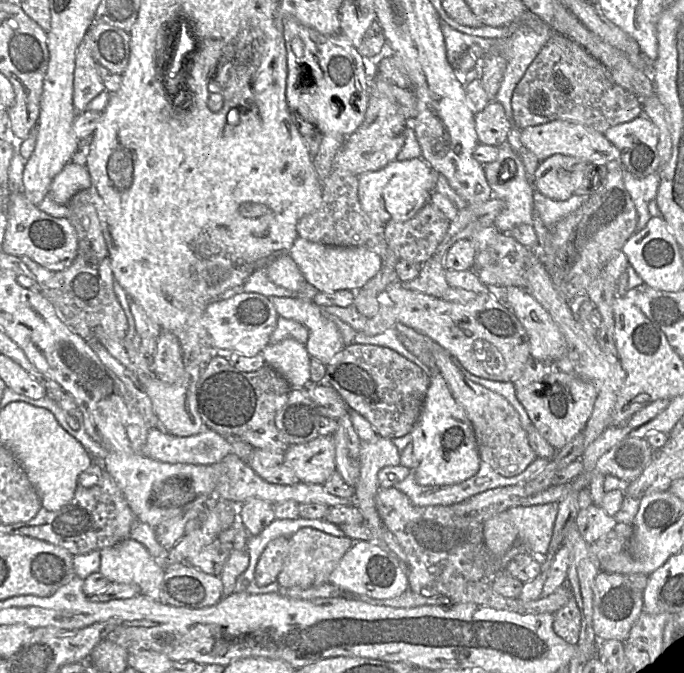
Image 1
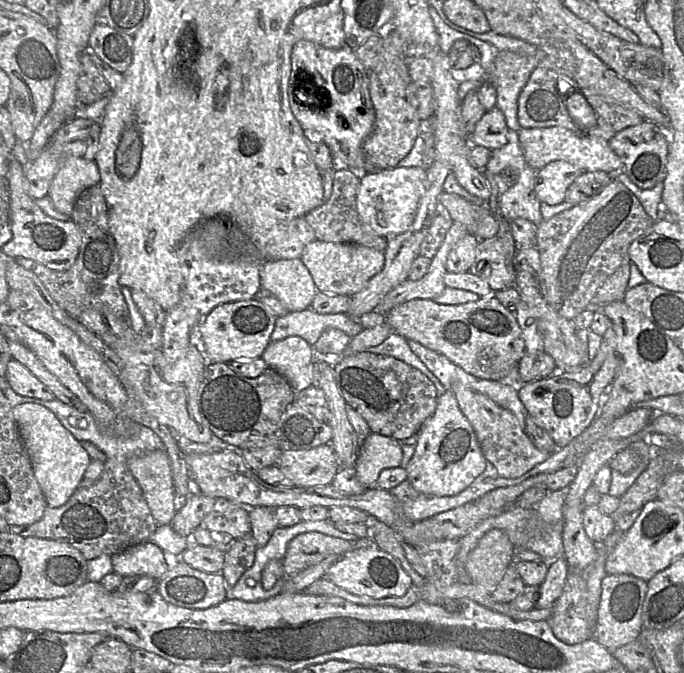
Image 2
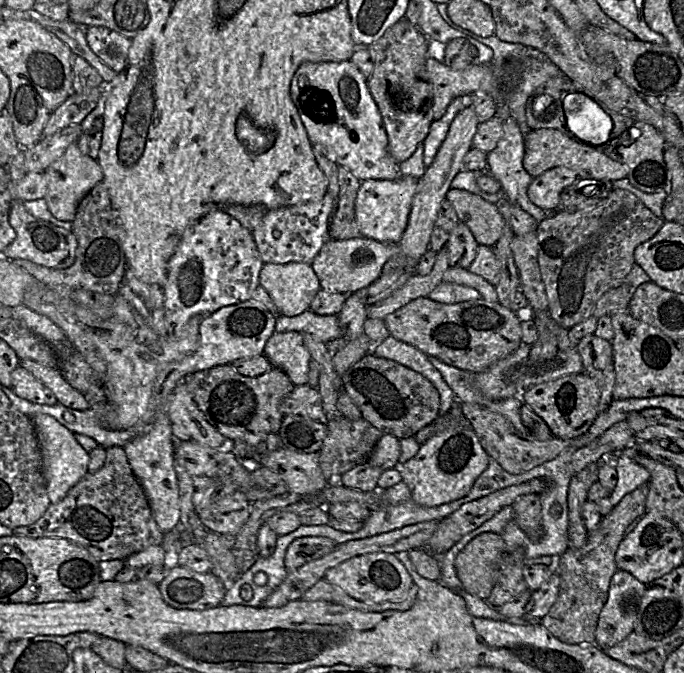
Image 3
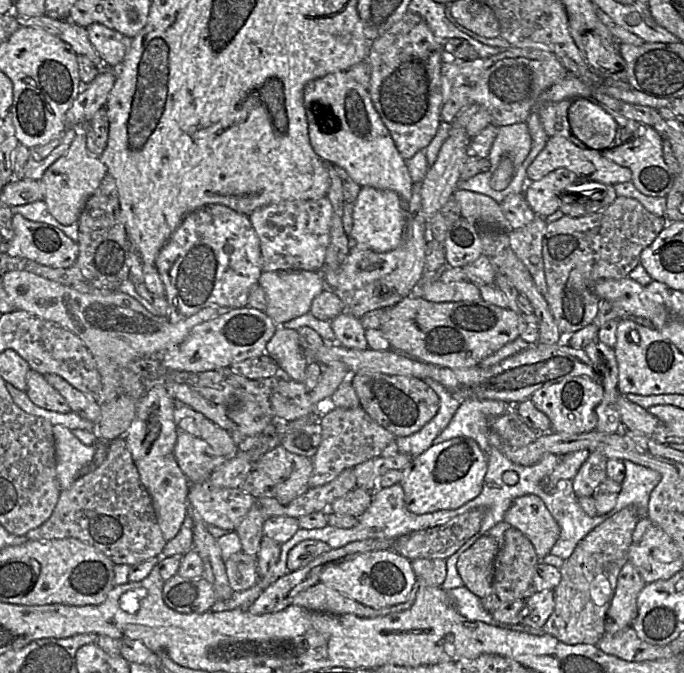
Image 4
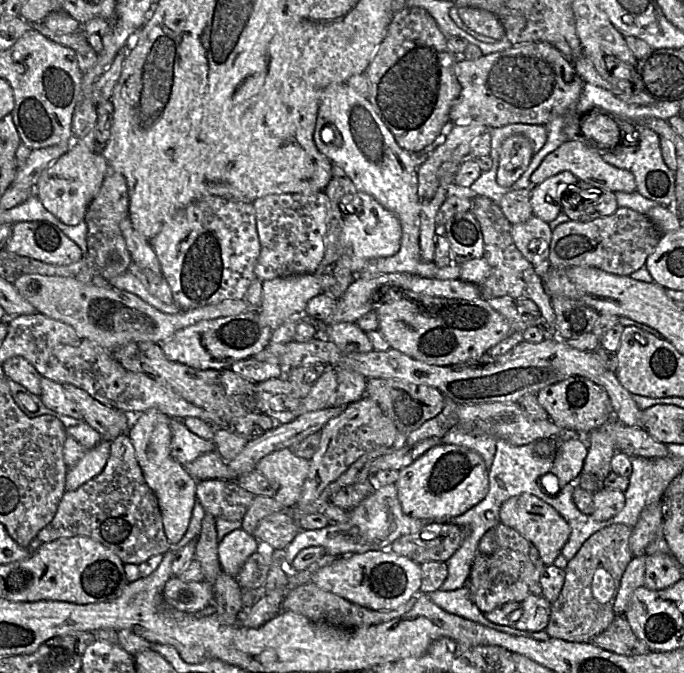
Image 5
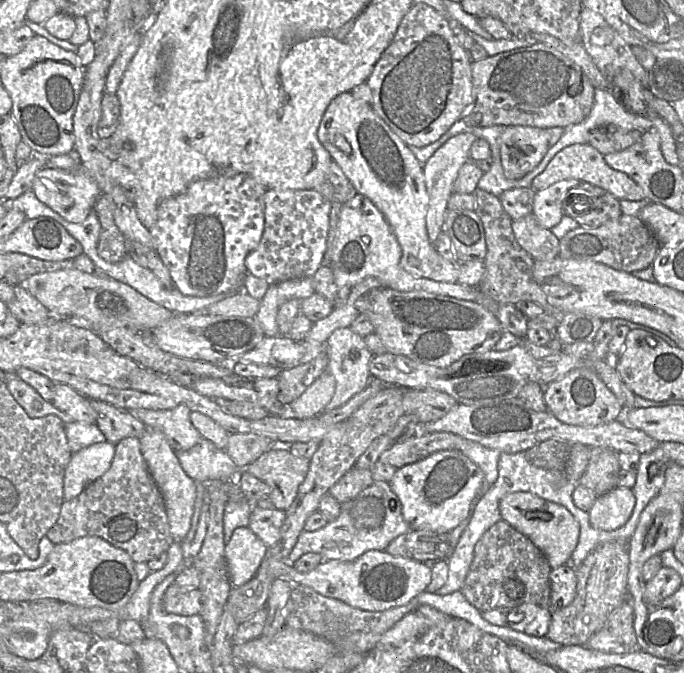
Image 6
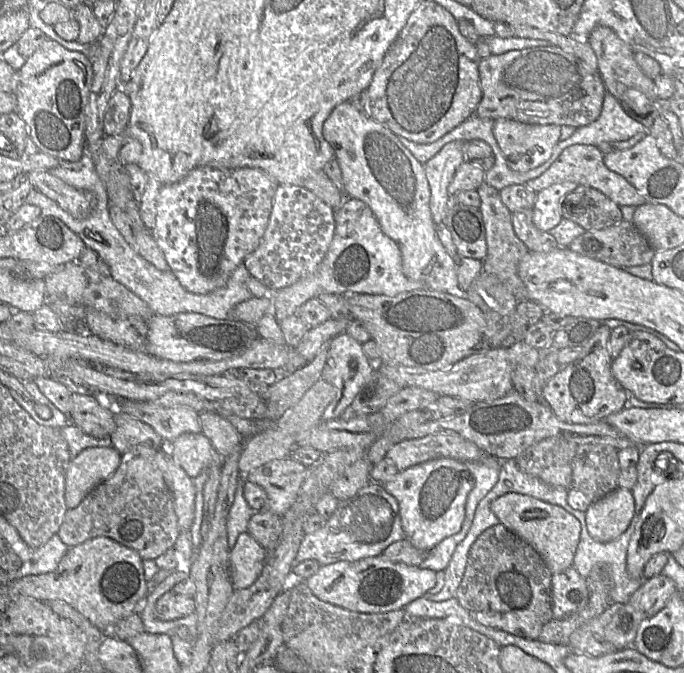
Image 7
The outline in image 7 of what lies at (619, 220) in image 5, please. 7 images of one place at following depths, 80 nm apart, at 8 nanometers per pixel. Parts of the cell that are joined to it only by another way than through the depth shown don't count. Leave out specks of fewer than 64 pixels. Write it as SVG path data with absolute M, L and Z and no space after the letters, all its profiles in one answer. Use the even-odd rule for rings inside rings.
M622 219L617 224L600 229L589 230L575 238L567 247L572 252L590 259L598 260L616 268L626 268L651 264L655 251L632 221Z

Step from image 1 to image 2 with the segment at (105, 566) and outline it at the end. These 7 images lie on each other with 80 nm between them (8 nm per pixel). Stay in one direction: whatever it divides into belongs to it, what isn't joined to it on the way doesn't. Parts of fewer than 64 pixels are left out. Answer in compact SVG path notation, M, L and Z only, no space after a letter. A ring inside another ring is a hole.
M150 541L112 555L111 563L113 572L123 577L147 575L160 580L169 569L163 550Z

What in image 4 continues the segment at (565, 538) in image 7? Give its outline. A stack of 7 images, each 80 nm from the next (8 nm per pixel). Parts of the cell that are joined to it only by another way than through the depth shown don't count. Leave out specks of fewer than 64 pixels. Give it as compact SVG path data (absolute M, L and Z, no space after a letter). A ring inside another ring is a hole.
M536 495L515 499L504 515L504 522L530 540L540 561L550 554L560 537L557 521Z

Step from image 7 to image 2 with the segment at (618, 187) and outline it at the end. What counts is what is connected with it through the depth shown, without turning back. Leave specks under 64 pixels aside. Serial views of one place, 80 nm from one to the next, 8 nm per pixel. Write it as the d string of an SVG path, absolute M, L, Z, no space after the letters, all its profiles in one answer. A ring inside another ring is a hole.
M553 126L546 128L526 128L518 132L519 143L528 165L539 170L552 161L566 161L580 171L604 171L616 174L622 170L622 161L611 149L608 141L599 136L585 136L569 129Z

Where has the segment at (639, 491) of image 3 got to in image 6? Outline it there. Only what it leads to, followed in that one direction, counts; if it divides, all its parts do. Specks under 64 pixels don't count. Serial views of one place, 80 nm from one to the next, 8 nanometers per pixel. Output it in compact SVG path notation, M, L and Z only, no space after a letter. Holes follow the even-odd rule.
M614 540L599 545L575 567L577 593L573 602L551 612L545 637L561 645L585 645L605 624L611 612L627 600L629 568L628 541Z

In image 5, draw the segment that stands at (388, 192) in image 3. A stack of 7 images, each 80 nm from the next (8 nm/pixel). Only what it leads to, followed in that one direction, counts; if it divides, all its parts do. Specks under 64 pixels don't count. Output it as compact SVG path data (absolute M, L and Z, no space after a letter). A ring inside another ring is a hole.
M358 191L346 206L341 230L341 245L351 259L351 271L356 274L370 259L395 255L400 250L401 238L402 227L397 216L371 195Z

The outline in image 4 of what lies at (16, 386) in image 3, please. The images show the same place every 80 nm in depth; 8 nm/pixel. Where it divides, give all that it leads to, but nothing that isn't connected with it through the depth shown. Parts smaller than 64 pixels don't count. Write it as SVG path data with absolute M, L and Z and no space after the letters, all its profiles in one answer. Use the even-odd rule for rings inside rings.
M30 370L26 376L26 382L25 392L37 406L59 413L71 411L65 398L45 380L42 374Z

